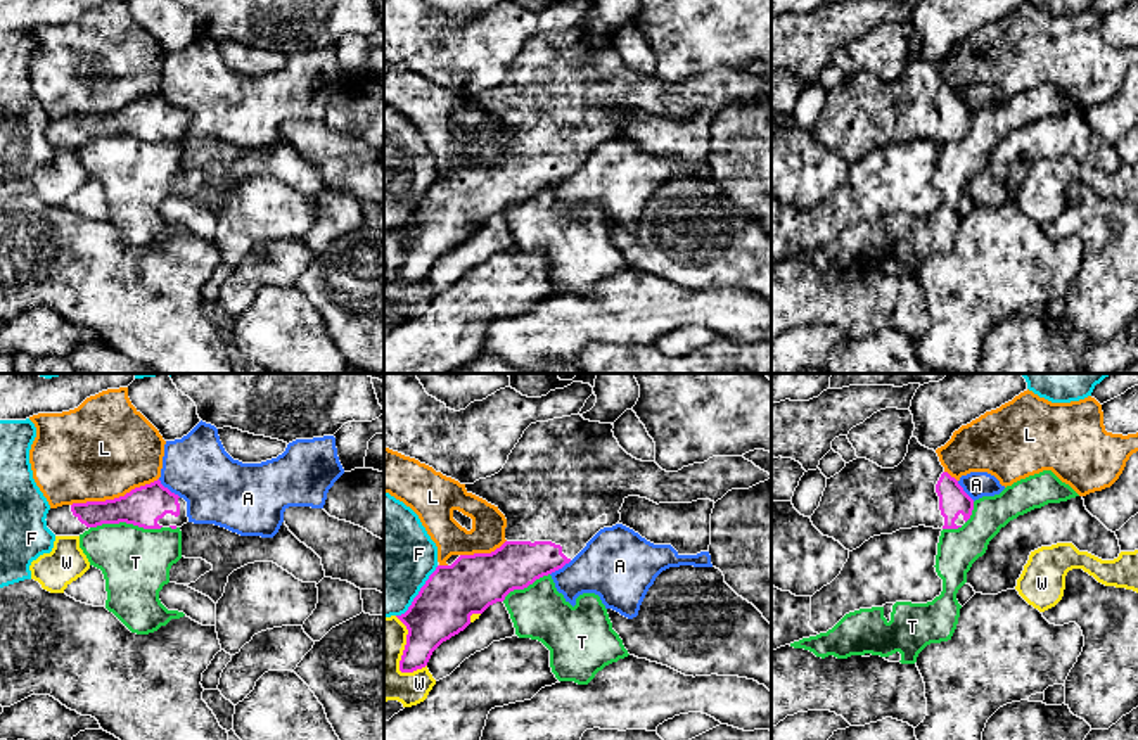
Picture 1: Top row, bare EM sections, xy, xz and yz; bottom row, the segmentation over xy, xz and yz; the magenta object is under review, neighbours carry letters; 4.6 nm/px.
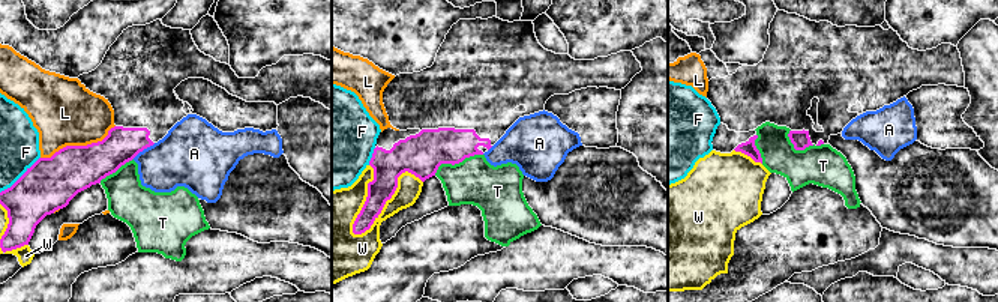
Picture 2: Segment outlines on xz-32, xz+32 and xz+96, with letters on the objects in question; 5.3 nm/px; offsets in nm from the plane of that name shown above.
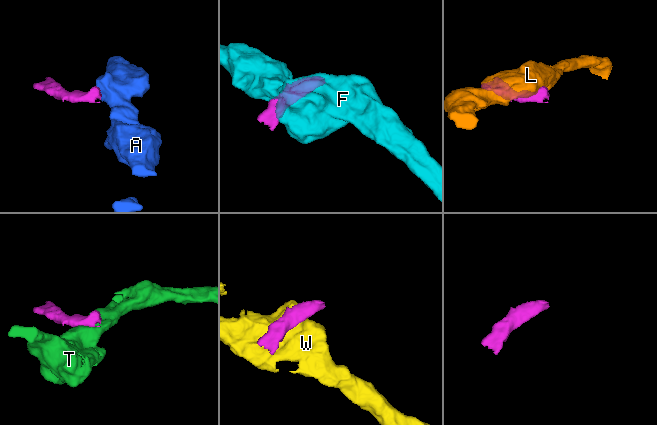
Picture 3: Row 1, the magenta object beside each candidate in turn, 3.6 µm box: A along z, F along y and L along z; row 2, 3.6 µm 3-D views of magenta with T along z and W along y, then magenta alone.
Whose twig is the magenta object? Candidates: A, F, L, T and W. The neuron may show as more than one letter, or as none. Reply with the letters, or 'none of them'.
none of them

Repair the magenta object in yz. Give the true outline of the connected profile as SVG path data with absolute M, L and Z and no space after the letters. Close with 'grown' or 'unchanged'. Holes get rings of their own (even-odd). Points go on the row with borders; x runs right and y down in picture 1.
M911 436L905 460L894 469L882 469L866 458L856 458L827 479L820 507L809 517L813 526L853 552L880 534L918 526L934 529L958 529L972 515L974 500L963 491L929 450Z | grown

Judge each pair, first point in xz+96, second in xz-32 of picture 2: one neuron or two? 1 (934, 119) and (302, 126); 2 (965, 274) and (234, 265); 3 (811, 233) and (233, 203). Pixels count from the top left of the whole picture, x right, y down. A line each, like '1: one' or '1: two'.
1: two
2: one
3: two

